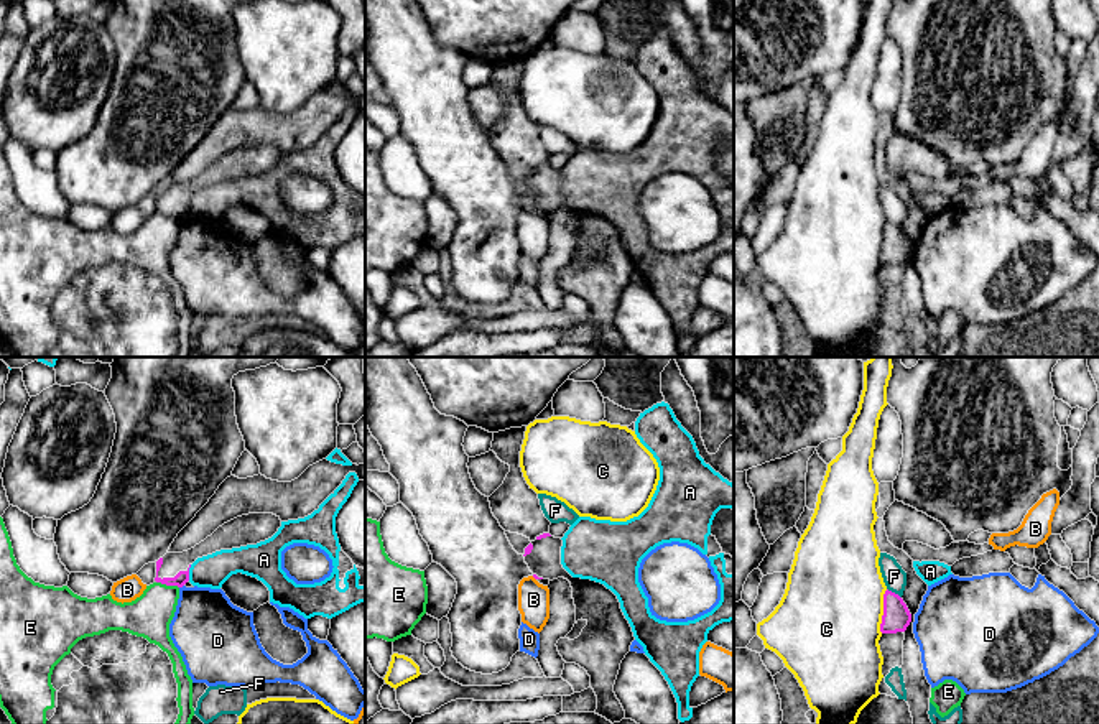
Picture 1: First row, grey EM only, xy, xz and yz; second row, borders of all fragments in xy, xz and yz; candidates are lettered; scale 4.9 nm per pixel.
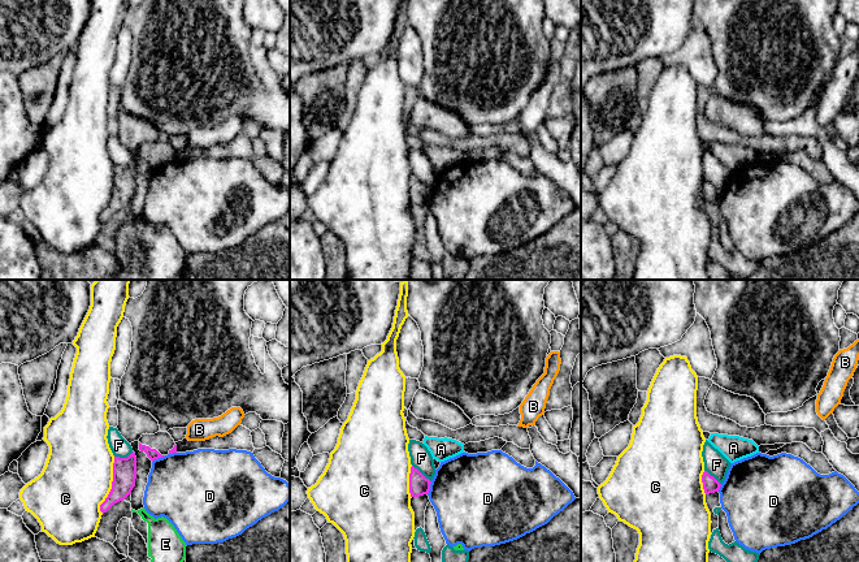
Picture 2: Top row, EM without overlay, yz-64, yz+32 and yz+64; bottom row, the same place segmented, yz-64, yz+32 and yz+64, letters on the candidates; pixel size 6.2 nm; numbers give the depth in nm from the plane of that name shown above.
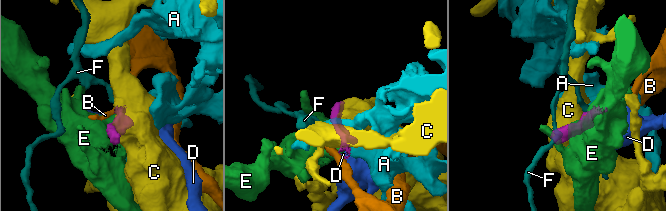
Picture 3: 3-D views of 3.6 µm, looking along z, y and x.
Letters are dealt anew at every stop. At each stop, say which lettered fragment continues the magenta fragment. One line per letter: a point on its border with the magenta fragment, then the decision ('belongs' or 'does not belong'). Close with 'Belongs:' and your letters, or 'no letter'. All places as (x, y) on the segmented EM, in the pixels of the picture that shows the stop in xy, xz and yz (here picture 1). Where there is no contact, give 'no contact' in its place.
A: meets magenta in xy at (188, 573); does not belong
B: no contact; does not belong
C: meets magenta in yz at (884, 611); does not belong
D: meets magenta in xy at (181, 586); does not belong
E: meets magenta in xy at (168, 584); does not belong
F: meets magenta in yz at (894, 593); does not belong
Belongs: no letter

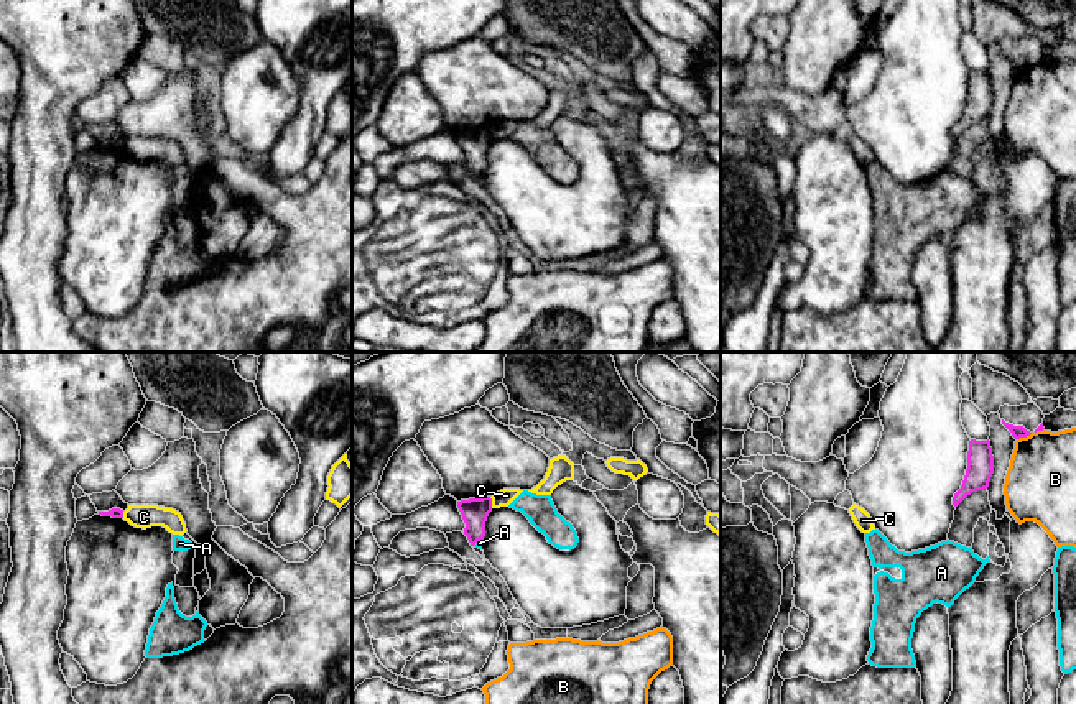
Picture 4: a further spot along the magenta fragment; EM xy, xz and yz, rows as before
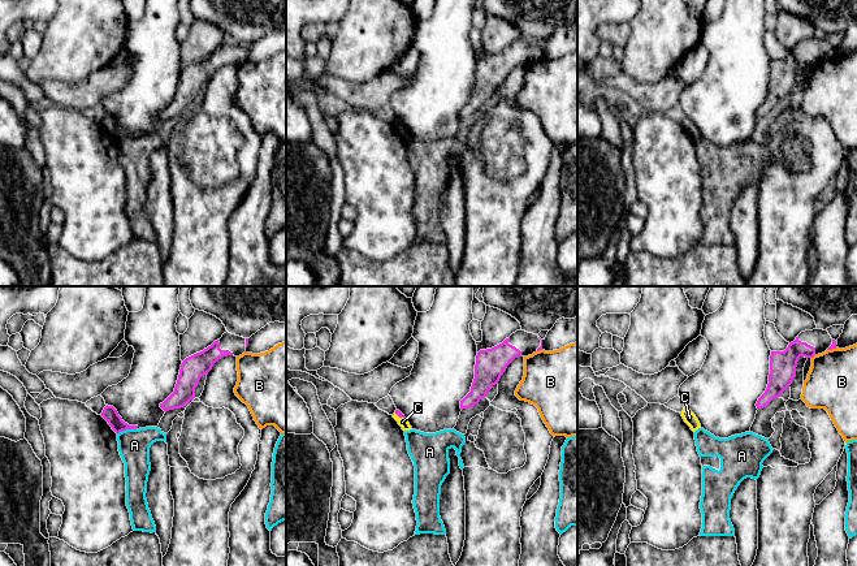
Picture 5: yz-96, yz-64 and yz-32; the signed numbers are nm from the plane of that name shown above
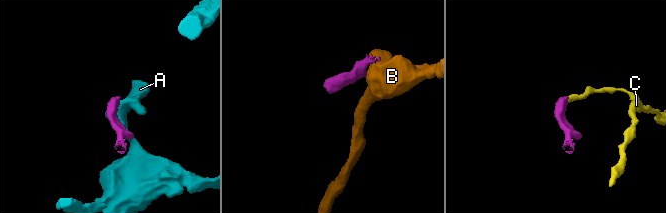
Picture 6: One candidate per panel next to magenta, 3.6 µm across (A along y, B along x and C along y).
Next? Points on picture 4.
A: meets magenta in xz at (477, 540); does not belong
B: meets magenta in yz at (1024, 436); does not belong
C: meets magenta in xz at (491, 502); does not belong
Belongs: no letter

